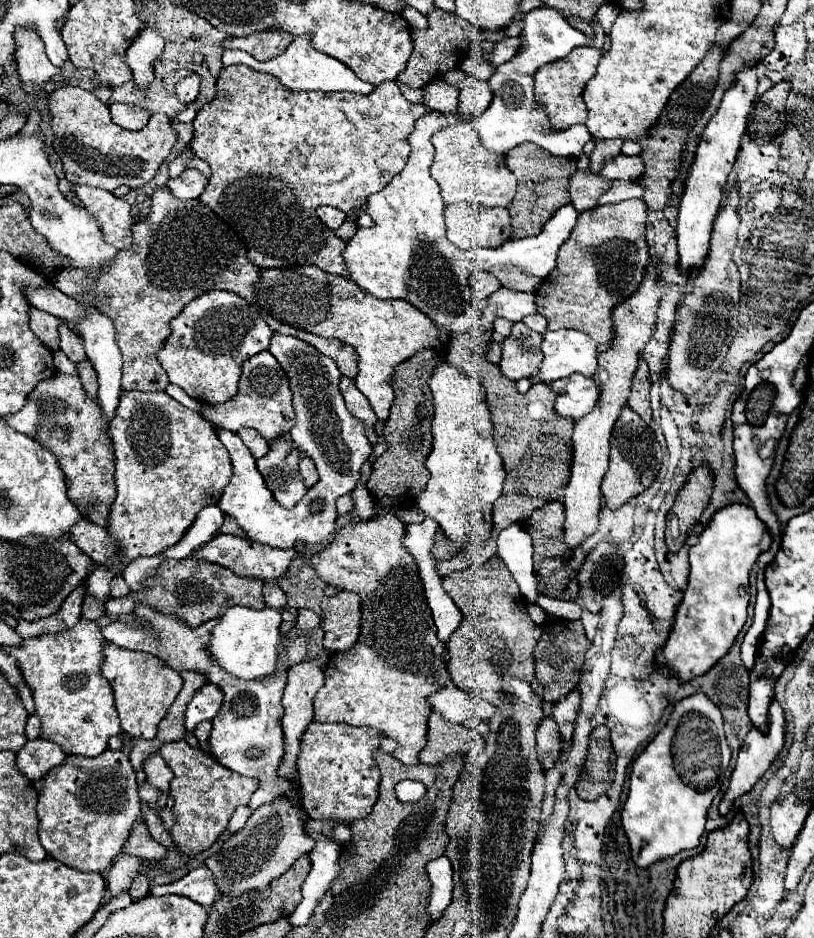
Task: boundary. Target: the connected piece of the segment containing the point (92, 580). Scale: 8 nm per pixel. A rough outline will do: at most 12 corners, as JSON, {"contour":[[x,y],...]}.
{"contour":[[103,564],[85,580],[85,596],[105,602],[115,572]]}

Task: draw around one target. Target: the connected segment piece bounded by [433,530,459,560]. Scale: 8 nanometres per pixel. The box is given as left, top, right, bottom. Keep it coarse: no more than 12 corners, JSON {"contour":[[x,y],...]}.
{"contour":[[439,530],[435,536],[433,556],[437,560],[447,560],[459,552],[455,544],[445,540]]}

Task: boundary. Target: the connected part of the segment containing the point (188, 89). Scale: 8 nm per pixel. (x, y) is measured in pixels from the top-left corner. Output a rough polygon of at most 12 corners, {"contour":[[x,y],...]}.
{"contour":[[191,74],[175,86],[175,94],[189,104],[199,94],[201,76]]}

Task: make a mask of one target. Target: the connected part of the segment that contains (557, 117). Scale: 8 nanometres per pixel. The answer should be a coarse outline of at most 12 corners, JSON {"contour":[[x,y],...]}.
{"contour":[[581,46],[535,74],[553,130],[587,120],[603,50]]}

